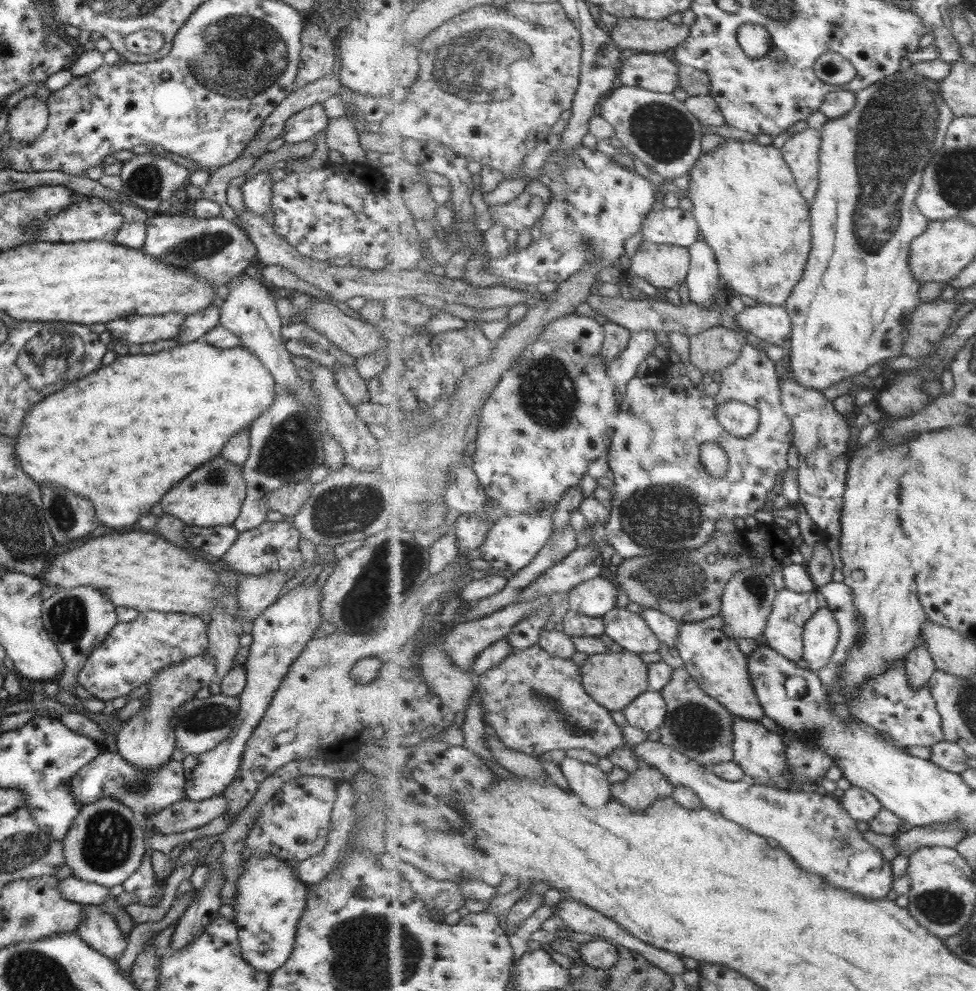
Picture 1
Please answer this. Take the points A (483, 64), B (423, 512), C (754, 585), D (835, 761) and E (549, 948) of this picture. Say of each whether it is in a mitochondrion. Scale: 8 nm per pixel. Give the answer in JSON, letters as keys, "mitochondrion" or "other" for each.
{"A":"mitochondrion","B":"mitochondrion","C":"mitochondrion","D":"other","E":"other"}

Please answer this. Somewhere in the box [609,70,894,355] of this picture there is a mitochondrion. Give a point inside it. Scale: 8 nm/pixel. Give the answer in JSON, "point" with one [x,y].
{"point":[663,131]}

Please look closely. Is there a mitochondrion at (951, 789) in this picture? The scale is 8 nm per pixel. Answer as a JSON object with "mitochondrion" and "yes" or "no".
{"mitochondrion":"no"}

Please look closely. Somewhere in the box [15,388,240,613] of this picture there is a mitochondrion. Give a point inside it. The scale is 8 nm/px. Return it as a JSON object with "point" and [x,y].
{"point":[61,512]}

